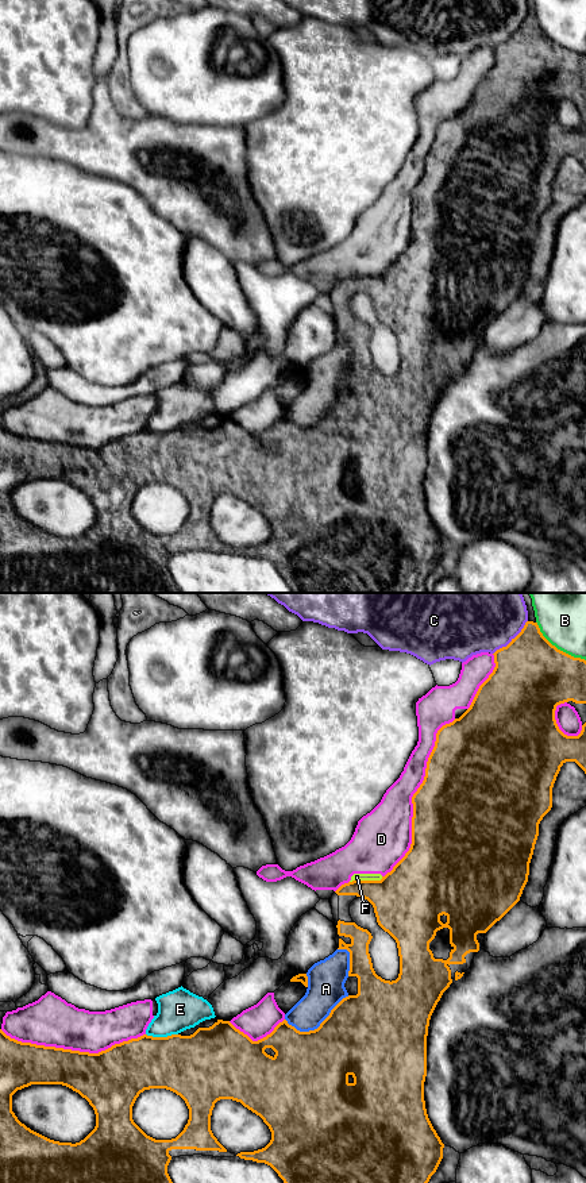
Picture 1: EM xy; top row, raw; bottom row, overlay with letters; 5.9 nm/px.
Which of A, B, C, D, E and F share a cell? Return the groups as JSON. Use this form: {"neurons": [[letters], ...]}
{"neurons": [["A", "D", "E", "F"], ["B"], ["C"]]}

